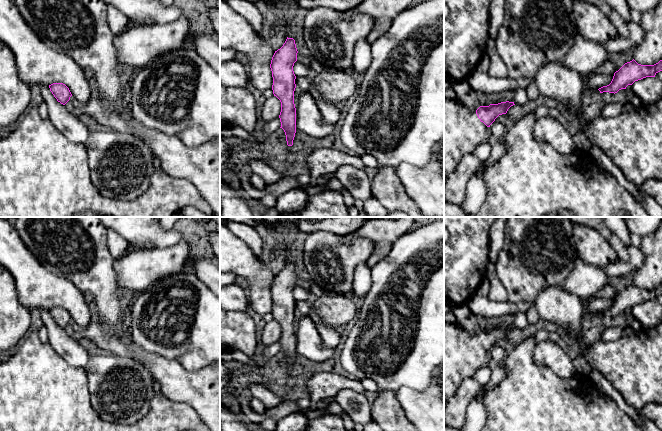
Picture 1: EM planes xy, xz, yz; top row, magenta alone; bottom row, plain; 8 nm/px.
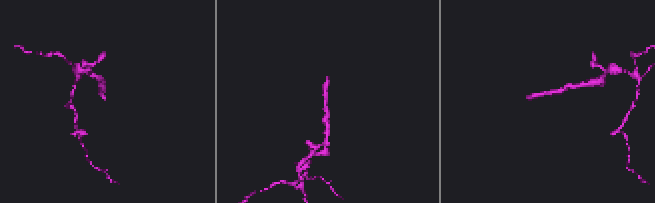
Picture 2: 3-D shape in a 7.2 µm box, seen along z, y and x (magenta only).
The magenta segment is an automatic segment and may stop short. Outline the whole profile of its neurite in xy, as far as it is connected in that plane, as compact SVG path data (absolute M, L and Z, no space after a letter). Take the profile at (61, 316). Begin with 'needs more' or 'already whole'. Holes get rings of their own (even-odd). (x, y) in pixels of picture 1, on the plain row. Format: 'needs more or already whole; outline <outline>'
already whole; outline M53 307L49 309L50 315L58 326L65 329L72 320L69 312L63 307Z

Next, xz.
already whole; outline M287 261L283 270L275 275L270 288L273 318L281 326L280 352L285 356L288 370L293 369L296 357L296 332L294 328L296 300L293 290L297 285L297 277L295 264Z

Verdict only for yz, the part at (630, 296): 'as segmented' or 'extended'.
as segmented

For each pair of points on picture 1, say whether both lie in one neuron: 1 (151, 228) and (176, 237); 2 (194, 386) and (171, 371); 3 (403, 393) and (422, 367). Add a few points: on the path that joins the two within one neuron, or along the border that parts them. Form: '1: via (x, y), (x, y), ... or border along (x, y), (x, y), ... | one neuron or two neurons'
1: via (157, 234), (160, 237), (170, 237) | one neuron
2: via (188, 386), (177, 377) | one neuron
3: border along (430, 381), (424, 390), (400, 387), (394, 393) | two neurons

